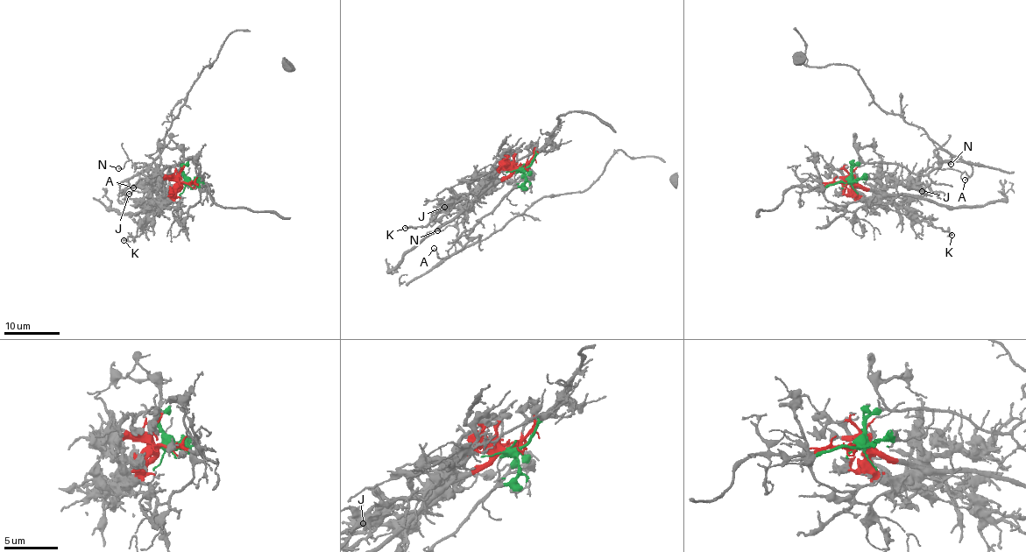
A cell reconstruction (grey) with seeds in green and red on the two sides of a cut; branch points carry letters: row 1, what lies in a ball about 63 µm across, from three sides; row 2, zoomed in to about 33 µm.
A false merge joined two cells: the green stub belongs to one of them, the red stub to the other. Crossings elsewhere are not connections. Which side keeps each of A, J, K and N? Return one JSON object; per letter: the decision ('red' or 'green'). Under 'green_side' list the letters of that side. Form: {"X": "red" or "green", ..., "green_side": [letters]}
{"A": "green", "J": "red", "K": "red", "N": "green", "green_side": ["A", "N"]}

